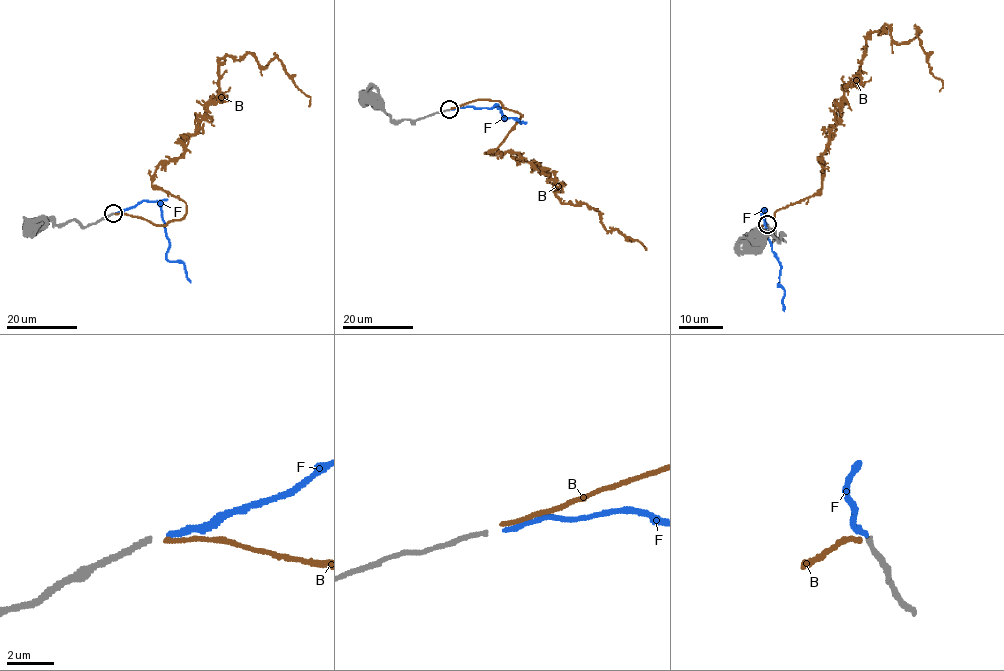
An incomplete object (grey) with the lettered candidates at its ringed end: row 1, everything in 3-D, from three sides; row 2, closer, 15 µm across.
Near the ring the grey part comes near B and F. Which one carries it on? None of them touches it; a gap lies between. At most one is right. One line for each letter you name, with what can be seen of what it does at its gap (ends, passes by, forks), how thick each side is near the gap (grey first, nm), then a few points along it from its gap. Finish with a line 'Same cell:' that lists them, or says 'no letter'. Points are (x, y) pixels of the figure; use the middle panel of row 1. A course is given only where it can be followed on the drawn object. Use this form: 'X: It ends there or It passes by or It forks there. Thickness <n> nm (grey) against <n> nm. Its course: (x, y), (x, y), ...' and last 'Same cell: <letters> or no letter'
F: It ends there. Thickness 200 nm (grey) against 200 nm. Its course: (451, 109), (493, 106), (505, 117), (502, 119), (516, 118), (521, 123), (526, 123)
Same cell: F

